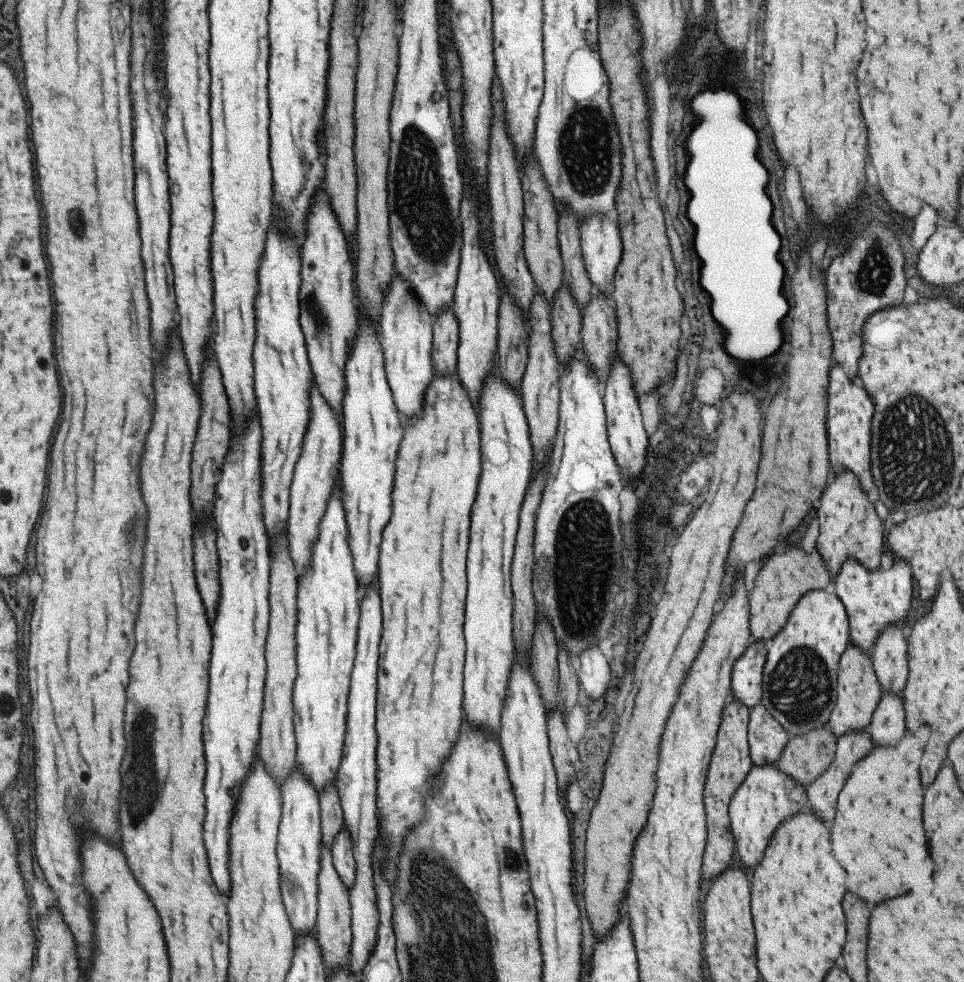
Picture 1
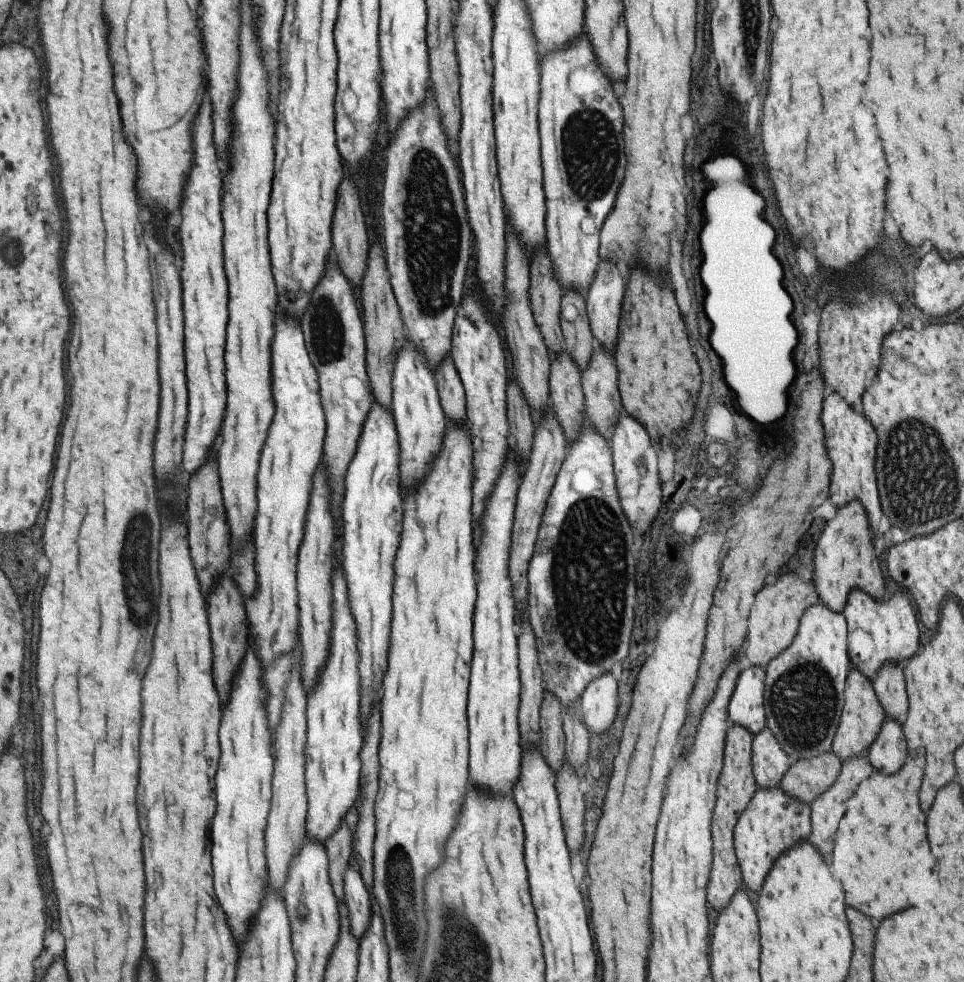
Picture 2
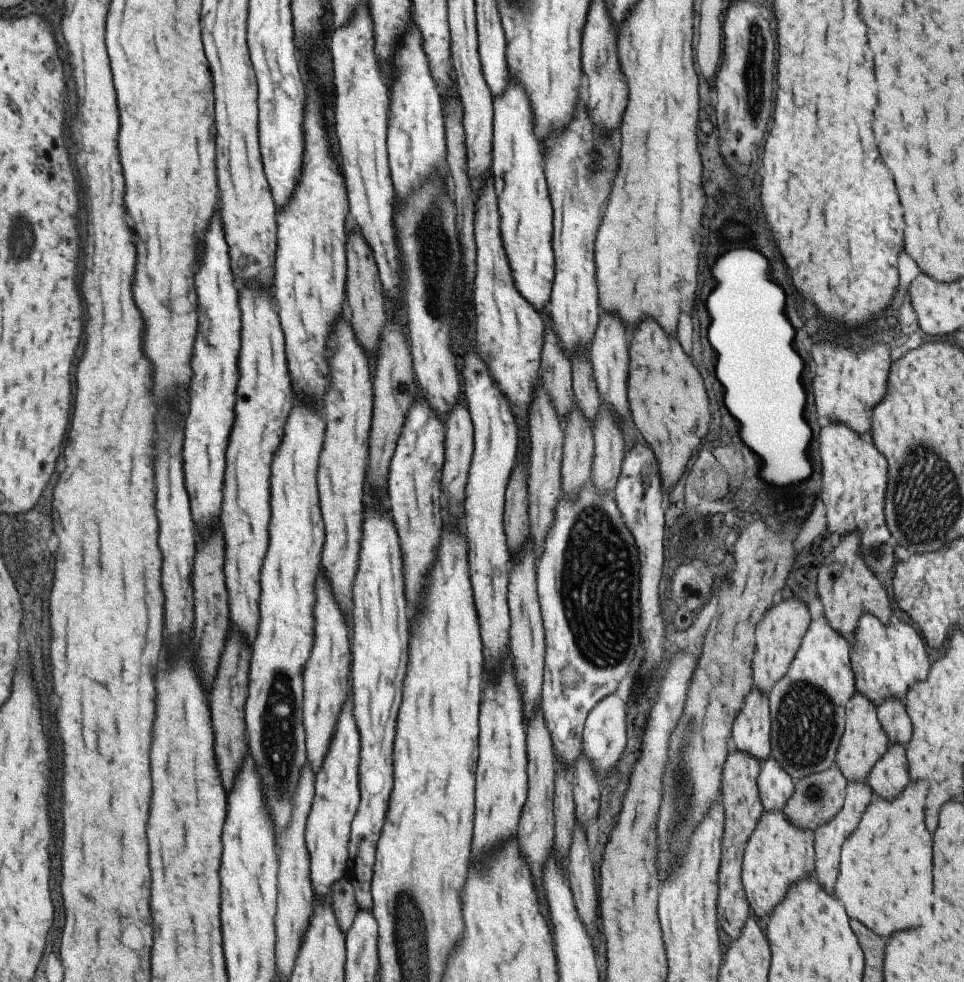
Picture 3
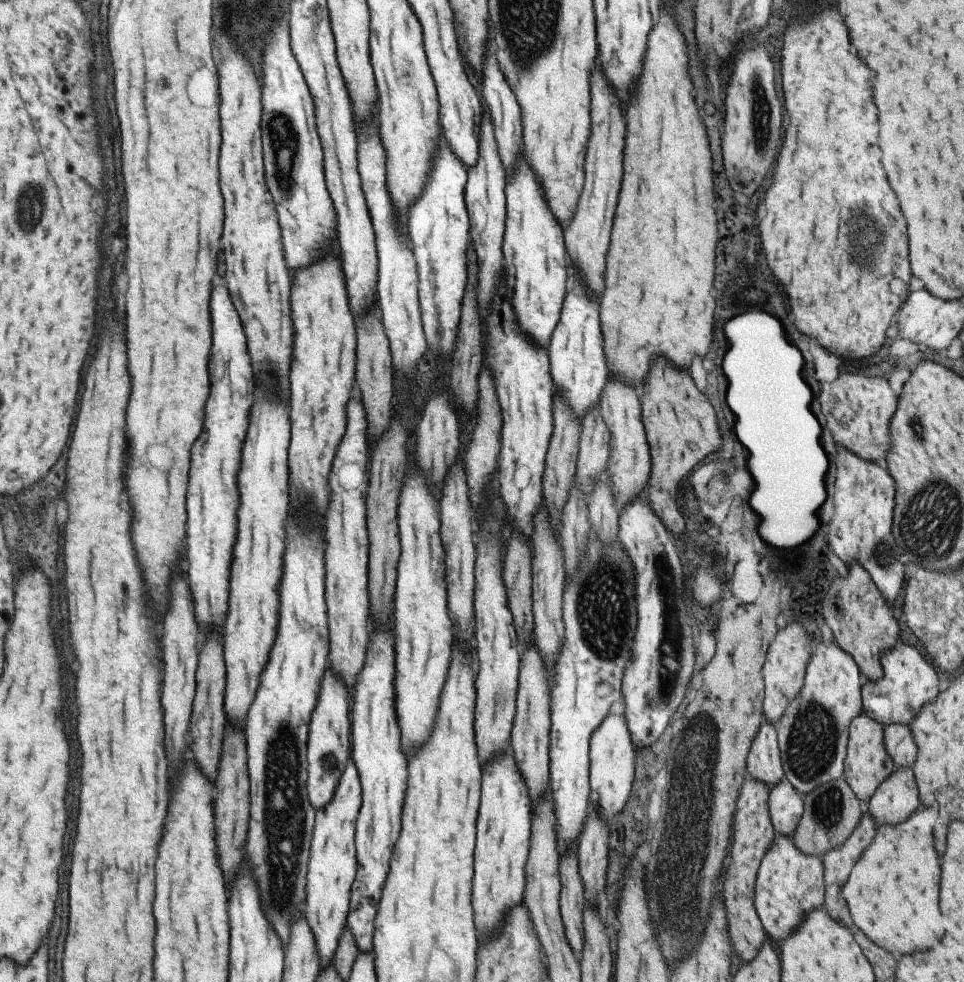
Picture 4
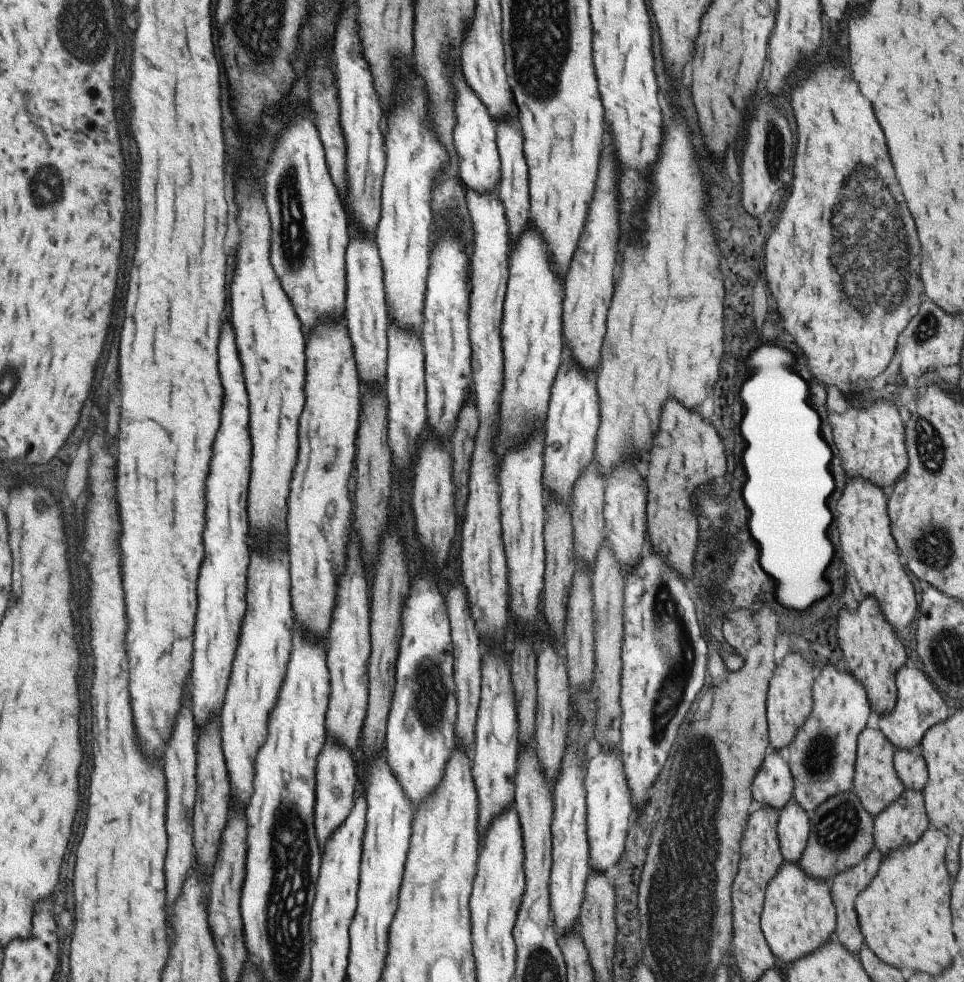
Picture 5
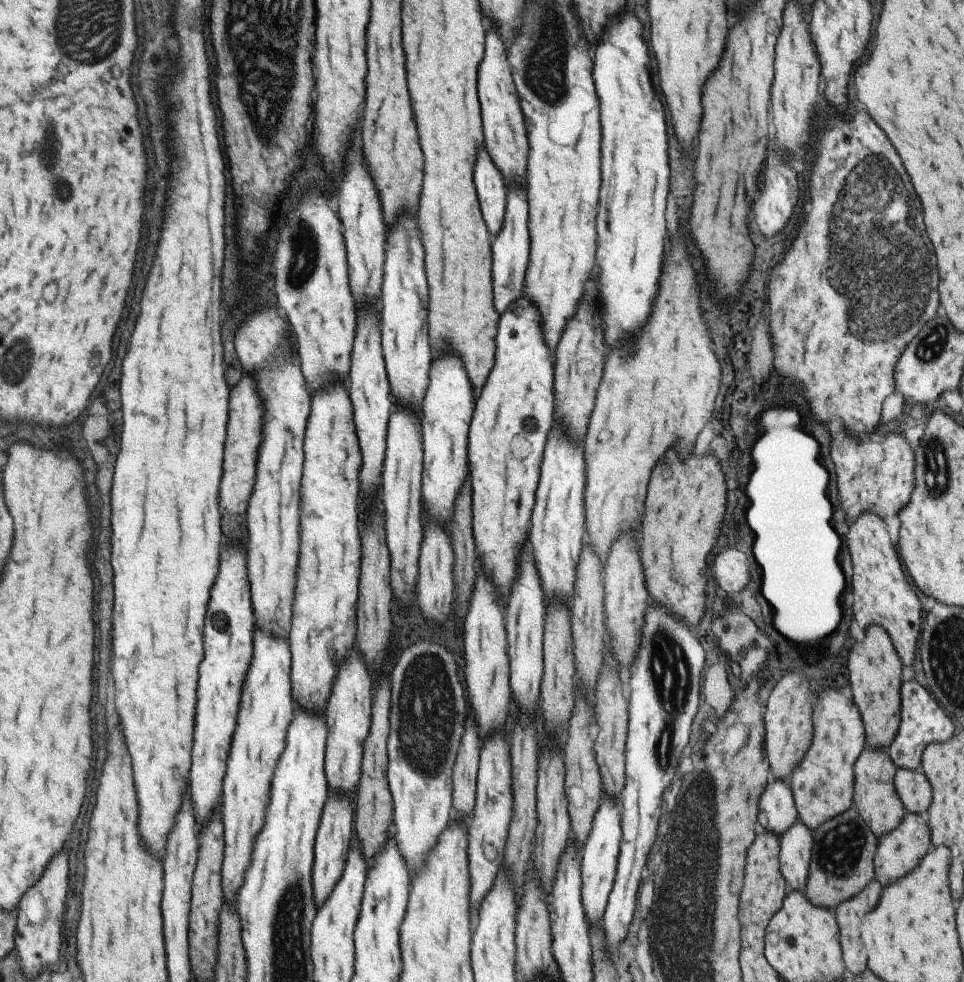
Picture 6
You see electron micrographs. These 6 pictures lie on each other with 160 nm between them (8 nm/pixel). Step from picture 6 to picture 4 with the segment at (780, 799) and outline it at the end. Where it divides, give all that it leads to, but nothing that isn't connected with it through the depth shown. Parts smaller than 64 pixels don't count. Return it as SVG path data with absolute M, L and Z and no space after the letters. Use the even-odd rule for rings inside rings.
M772 723L760 724L752 740L746 758L746 775L762 782L767 788L774 787L784 778L776 728Z

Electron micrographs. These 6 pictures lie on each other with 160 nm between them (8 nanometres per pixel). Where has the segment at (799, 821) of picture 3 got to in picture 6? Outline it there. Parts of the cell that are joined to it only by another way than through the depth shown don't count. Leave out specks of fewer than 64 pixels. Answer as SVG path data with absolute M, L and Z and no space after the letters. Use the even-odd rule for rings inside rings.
M853 804L845 812L820 824L811 835L813 836L812 849L803 894L809 901L809 904L812 904L814 907L829 909L833 912L833 909L838 904L851 899L852 896L861 892L861 889L864 889L869 882L874 880L874 864L872 860L877 838L859 816Z

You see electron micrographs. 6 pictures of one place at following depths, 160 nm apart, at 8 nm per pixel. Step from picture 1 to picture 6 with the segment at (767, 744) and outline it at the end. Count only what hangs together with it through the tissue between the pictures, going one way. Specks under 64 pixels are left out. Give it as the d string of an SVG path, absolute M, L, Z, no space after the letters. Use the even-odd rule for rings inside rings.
M799 820L778 838L778 869L789 892L803 892L812 849L810 830Z

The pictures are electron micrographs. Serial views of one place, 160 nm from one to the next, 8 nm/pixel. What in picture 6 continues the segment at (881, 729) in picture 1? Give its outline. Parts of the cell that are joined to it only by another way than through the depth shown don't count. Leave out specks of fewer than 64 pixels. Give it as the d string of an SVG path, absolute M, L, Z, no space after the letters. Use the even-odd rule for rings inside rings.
M905 813L902 821L891 832L881 835L876 839L874 850L874 880L881 886L887 886L899 878L903 878L907 872L911 872L917 862L927 854L927 850L933 848L930 843L930 832L922 814Z

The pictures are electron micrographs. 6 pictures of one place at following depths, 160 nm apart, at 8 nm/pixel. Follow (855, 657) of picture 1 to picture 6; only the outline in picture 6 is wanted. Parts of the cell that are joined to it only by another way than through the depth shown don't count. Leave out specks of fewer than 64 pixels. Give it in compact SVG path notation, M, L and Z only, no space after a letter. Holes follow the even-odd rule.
M864 748L852 768L854 772L852 804L877 839L897 828L905 815L905 810L894 789L894 767L884 748Z

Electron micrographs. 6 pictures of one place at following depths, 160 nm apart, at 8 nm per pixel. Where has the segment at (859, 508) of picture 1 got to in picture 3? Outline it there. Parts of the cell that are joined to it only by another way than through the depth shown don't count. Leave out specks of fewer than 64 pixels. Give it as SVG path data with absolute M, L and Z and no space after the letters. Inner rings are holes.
M851 531L840 538L838 546L824 559L816 581L816 593L823 606L824 619L847 642L853 640L860 616L874 616L882 625L893 620L882 580L862 561L858 536L857 531Z

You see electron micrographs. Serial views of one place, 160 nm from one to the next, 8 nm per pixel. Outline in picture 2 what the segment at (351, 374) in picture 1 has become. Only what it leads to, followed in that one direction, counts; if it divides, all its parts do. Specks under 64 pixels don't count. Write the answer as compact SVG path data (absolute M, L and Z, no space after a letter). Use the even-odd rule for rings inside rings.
M374 398L361 432L361 440L357 442L357 452L345 474L345 498L341 502L341 564L343 578L347 582L347 598L353 614L353 622L357 628L357 652L359 652L359 694L361 694L361 720L365 724L369 718L369 710L375 702L379 702L377 692L381 690L381 680L387 668L387 652L389 652L389 624L391 624L391 586L393 586L393 556L397 552L399 532L401 532L401 498L397 490L397 436L390 410L385 412Z

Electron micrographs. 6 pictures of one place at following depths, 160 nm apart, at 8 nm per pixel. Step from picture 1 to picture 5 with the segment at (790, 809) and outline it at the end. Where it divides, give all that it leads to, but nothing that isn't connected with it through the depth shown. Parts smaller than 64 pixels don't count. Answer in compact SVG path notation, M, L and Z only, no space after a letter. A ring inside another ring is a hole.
M783 861L765 889L760 929L773 956L791 964L834 939L836 913L829 884L805 876L799 864Z

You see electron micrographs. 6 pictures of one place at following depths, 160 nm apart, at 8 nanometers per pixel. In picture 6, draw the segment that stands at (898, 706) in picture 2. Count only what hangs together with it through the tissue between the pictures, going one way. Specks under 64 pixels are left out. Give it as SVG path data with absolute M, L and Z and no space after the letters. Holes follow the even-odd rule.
M898 768L893 777L893 784L905 813L924 816L923 812L927 810L931 802L931 788L921 769L911 772Z

